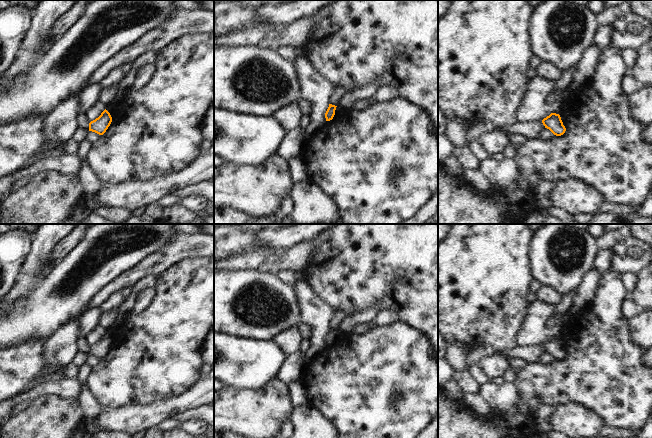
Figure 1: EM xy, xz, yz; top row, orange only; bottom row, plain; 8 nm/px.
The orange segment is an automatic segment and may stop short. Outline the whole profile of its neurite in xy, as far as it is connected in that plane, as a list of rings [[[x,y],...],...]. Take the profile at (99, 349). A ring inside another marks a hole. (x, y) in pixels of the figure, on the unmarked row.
[[[105,333],[101,339],[89,347],[89,355],[103,359],[112,346],[110,337]]]

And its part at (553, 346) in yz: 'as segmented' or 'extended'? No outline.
as segmented

